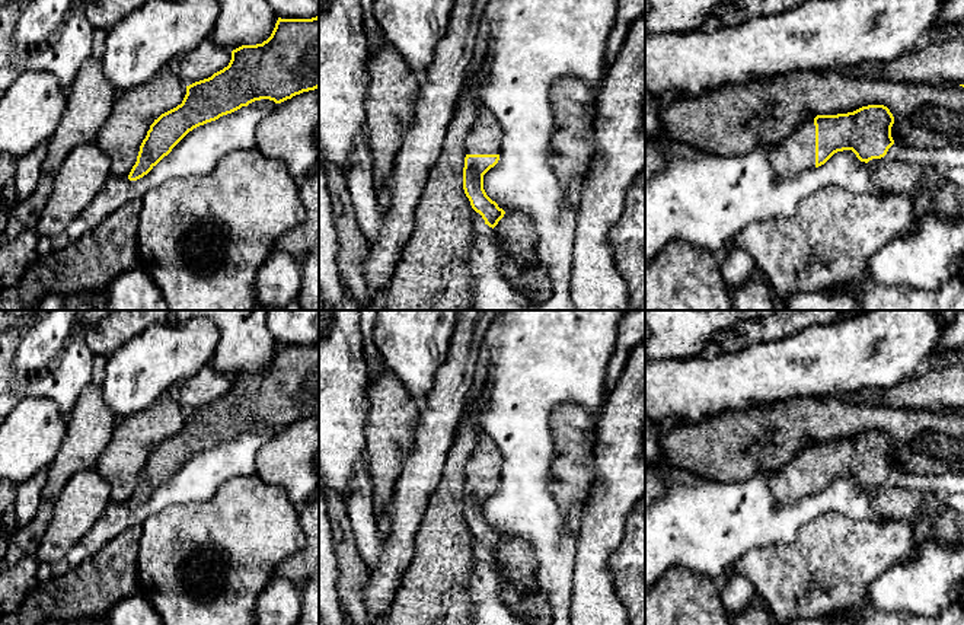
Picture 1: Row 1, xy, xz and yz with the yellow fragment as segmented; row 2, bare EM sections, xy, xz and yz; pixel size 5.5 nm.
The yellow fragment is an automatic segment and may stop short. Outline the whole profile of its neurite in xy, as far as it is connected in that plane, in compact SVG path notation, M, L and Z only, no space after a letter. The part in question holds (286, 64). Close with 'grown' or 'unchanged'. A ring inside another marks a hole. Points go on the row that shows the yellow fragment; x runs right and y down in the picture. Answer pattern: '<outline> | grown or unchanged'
M319 15L312 19L278 17L271 36L262 44L242 45L232 51L227 67L211 77L186 86L181 105L162 114L150 125L140 146L137 162L128 179L147 175L194 128L232 114L261 99L281 103L303 92L319 87Z | unchanged

